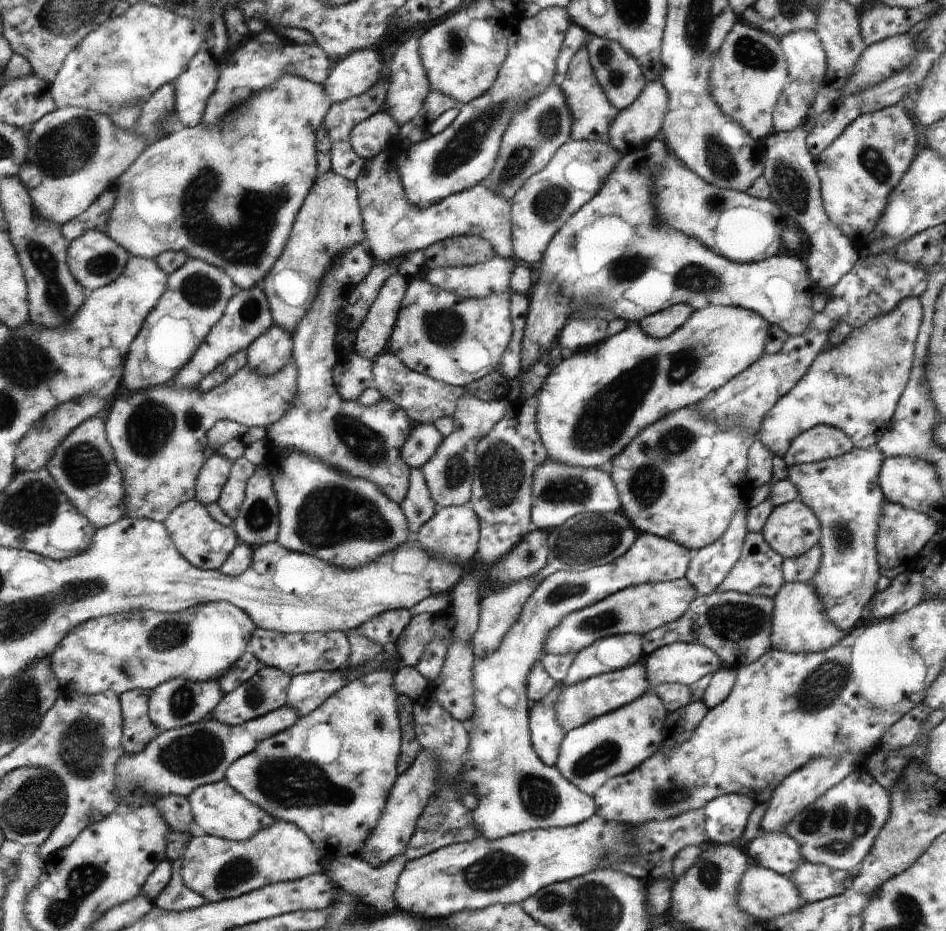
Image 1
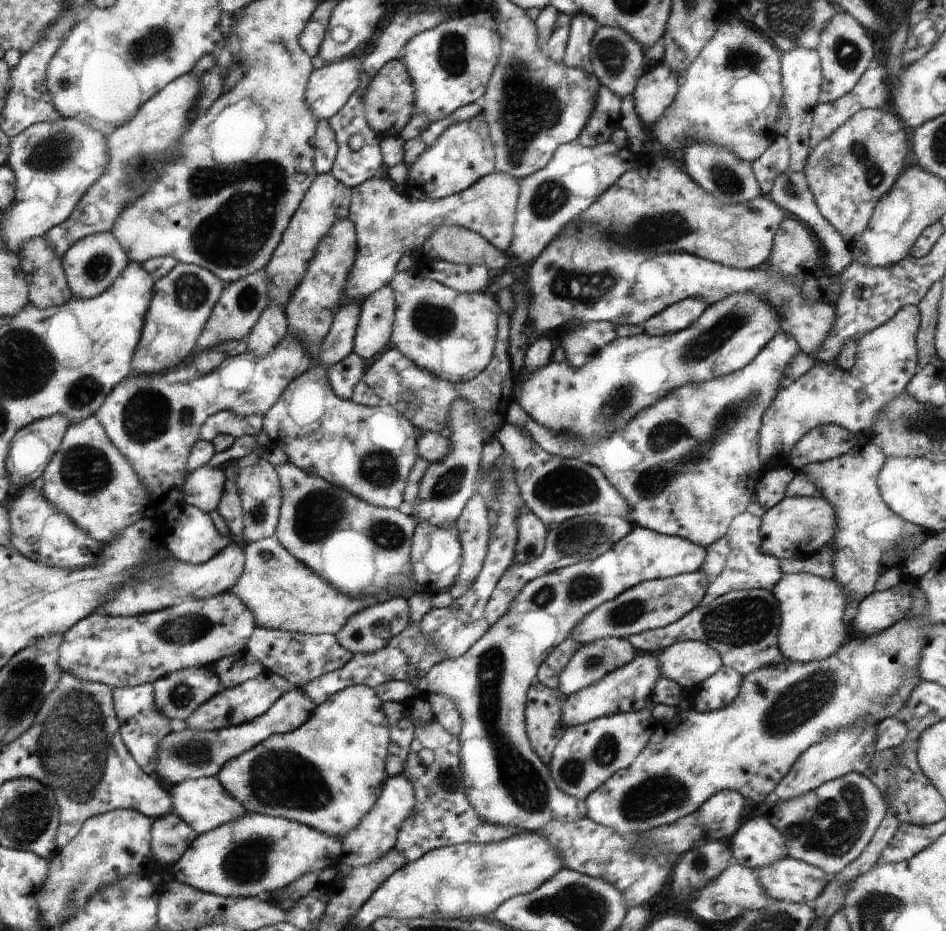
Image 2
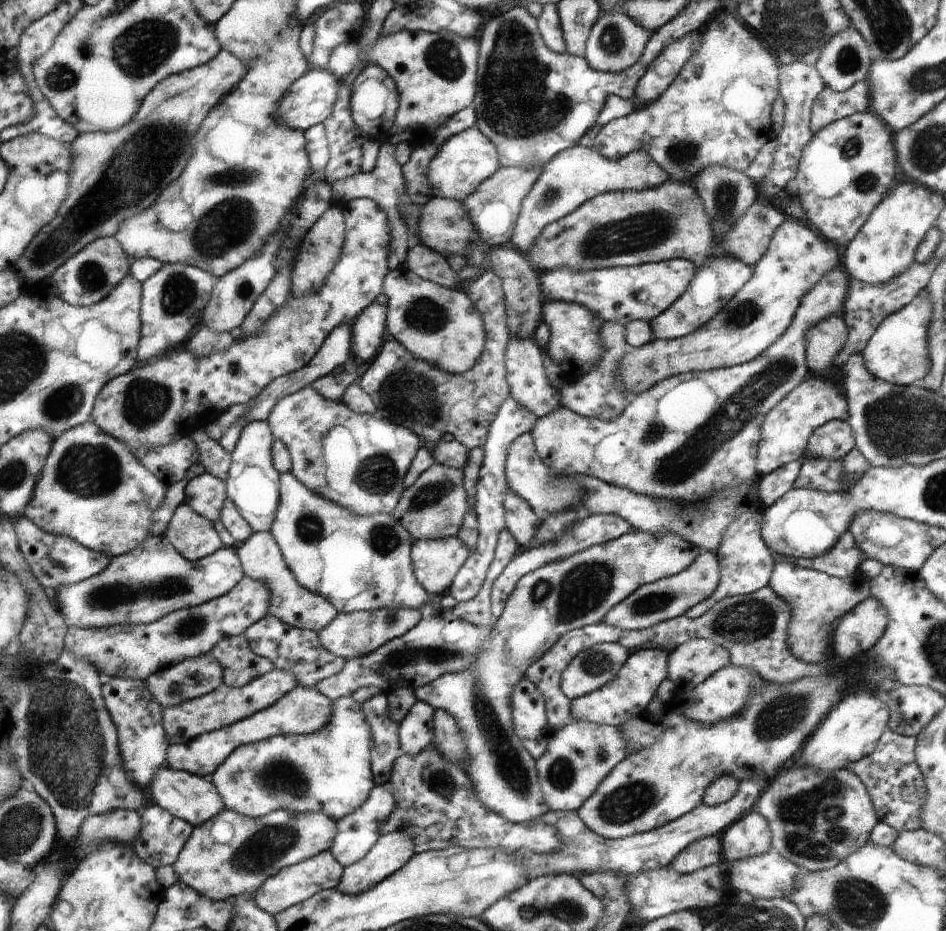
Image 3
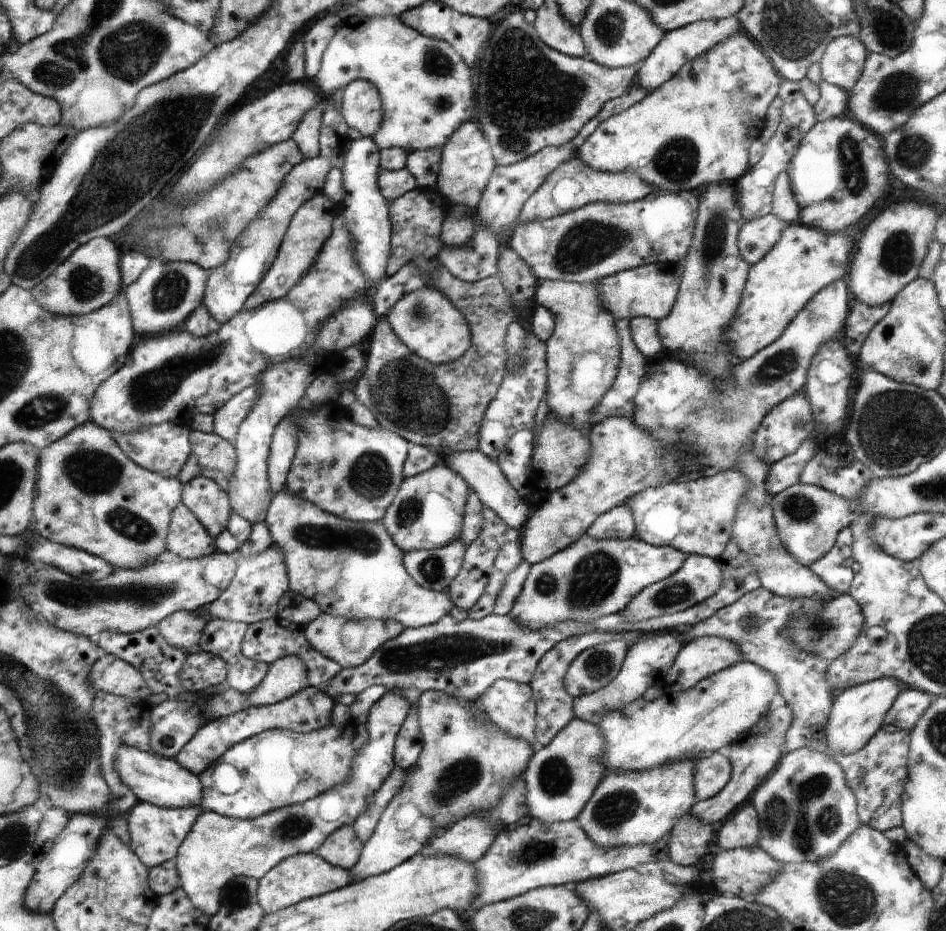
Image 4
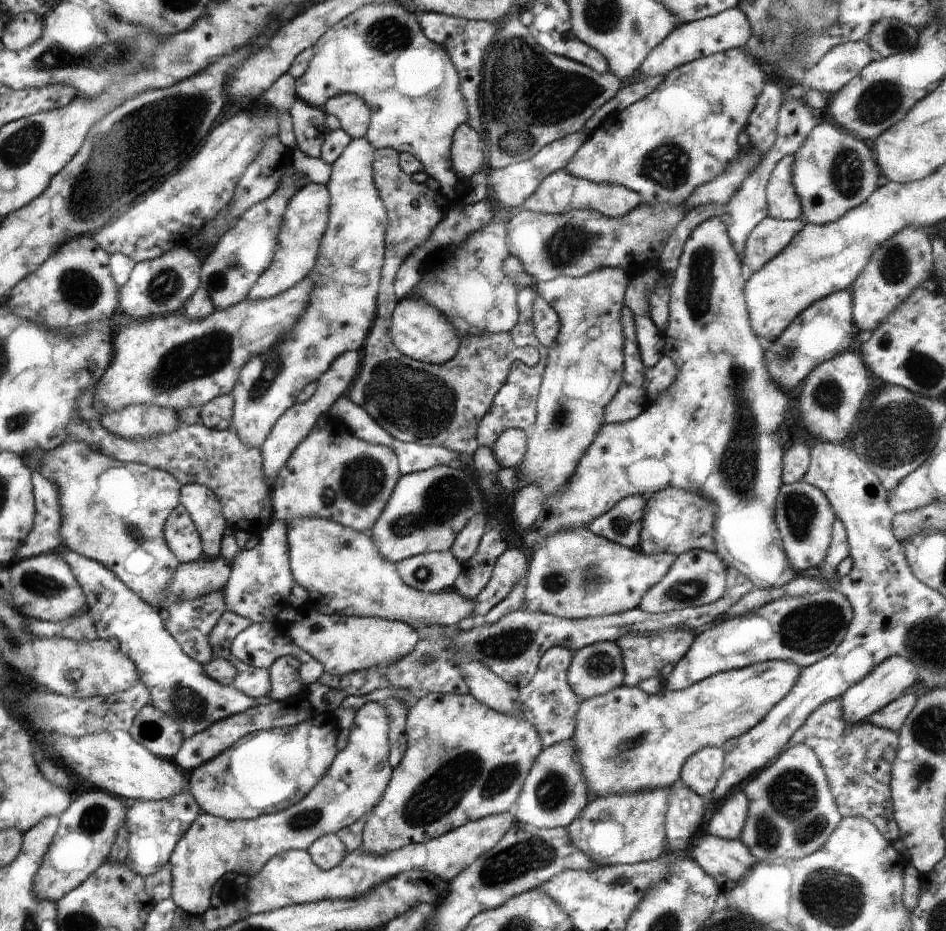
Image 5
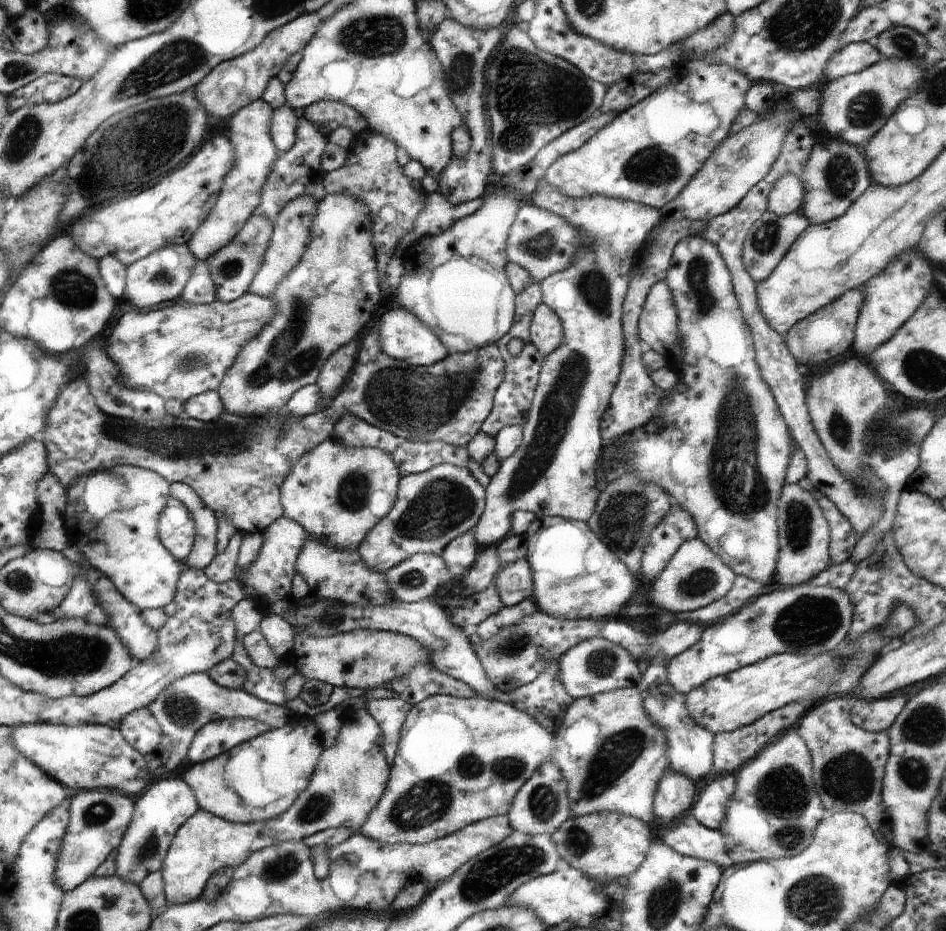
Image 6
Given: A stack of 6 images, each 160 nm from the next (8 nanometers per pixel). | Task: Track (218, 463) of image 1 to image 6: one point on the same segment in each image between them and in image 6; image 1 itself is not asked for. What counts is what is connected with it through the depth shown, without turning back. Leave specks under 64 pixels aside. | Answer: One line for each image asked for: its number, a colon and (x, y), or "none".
2: (203, 488)
3: (206, 494)
4: (212, 506)
5: (205, 507)
6: (204, 551)

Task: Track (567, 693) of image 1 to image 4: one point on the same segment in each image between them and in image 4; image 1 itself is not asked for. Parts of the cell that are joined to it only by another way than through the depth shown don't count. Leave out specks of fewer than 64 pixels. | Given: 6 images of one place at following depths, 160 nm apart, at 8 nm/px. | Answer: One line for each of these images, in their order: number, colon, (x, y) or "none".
2: (630, 687)
3: (628, 694)
4: (650, 659)

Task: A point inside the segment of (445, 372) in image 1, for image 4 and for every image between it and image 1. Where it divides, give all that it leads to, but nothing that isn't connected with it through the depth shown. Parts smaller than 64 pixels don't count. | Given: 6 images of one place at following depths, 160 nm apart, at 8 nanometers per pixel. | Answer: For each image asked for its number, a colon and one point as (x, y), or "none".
2: (452, 334)
3: (442, 325)
4: (430, 324)

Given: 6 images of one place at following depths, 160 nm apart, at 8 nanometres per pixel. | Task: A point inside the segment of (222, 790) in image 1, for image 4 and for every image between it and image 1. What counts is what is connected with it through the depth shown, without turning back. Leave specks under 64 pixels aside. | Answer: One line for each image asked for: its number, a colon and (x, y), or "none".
2: (204, 803)
3: (194, 798)
4: (154, 779)

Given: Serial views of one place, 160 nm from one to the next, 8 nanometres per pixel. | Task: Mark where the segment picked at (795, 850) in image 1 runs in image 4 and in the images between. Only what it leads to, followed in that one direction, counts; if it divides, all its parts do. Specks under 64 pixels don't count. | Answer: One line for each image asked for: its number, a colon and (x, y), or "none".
2: (757, 843)
3: (751, 835)
4: (742, 829)

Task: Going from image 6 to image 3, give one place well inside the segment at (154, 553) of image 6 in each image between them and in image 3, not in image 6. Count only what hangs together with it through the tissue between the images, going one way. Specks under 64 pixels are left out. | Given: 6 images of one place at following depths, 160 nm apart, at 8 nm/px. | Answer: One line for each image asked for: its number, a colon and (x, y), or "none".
3: (92, 489)
4: (94, 498)
5: (113, 512)

